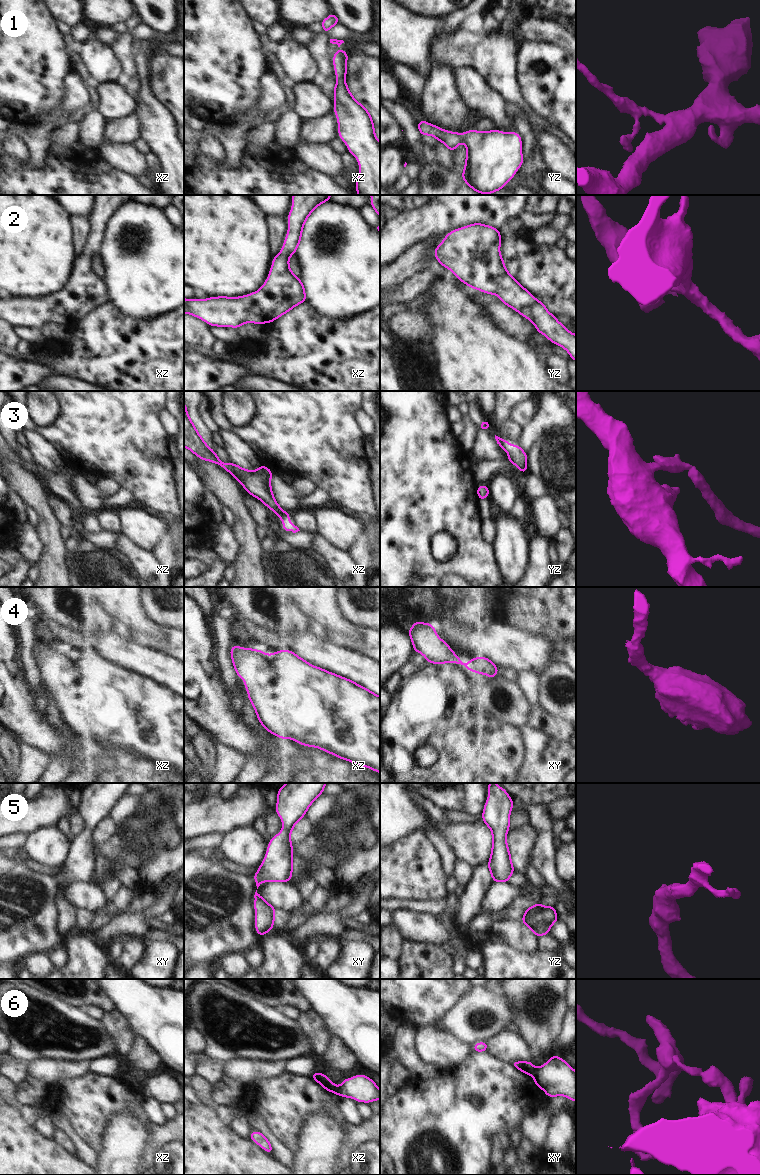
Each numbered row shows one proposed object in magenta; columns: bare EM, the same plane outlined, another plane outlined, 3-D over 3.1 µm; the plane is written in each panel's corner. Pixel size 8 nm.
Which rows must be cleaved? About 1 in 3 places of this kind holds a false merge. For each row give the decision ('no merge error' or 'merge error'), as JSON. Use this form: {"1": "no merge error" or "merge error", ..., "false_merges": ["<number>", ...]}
{"1": "no merge error", "2": "no merge error", "3": "no merge error", "4": "no merge error", "5": "no merge error", "6": "merge error", "false_merges": ["6"]}

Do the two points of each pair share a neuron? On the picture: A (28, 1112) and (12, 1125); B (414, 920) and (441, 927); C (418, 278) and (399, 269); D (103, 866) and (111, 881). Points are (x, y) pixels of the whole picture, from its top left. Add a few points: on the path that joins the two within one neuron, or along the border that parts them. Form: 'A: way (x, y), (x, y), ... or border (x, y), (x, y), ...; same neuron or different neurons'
A: border (21, 1114), (24, 1116); different neurons
B: way (421, 927), (434, 927); same neuron
C: border (434, 270), (415, 272), (401, 282), (390, 286); different neurons
D: way (104, 870), (104, 874), (107, 877); same neuron

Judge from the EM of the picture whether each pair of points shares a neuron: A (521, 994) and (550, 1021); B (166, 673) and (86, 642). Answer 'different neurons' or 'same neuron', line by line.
A: same neuron
B: same neuron

